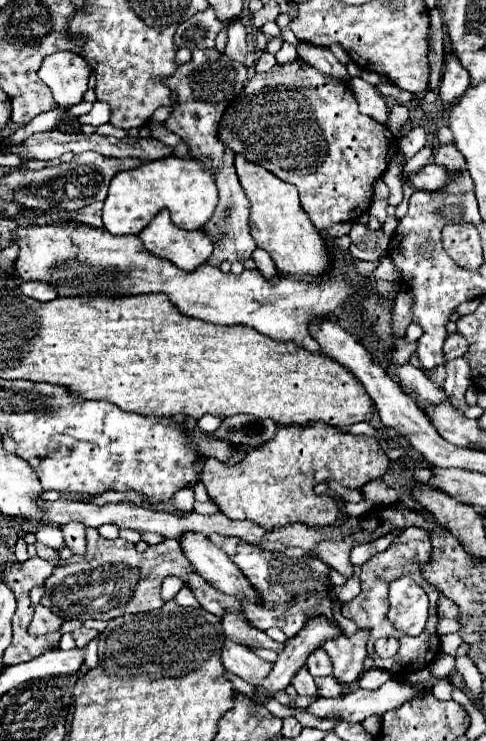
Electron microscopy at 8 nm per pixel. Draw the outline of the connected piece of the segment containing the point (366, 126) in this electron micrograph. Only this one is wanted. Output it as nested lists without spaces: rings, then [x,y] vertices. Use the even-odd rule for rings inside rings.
[[[300,61],[276,65],[268,73],[252,75],[242,93],[228,105],[228,111],[220,121],[218,135],[234,153],[260,163],[282,181],[296,185],[302,209],[310,215],[318,231],[326,231],[334,223],[356,221],[364,215],[372,205],[374,181],[382,177],[390,159],[398,151],[398,141],[390,129],[358,111],[354,93],[348,85],[328,79]]]

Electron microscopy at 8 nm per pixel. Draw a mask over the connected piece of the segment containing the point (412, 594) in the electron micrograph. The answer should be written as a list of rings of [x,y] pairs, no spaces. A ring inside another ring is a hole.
[[[402,577],[390,583],[392,609],[388,621],[402,633],[416,637],[424,631],[428,617],[428,597],[412,577]]]

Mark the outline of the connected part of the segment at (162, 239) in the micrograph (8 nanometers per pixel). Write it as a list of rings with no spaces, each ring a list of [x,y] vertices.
[[[160,211],[160,215],[140,233],[140,239],[150,253],[172,261],[184,271],[198,269],[214,251],[210,237],[202,229],[184,231],[176,227],[170,221],[168,211]]]

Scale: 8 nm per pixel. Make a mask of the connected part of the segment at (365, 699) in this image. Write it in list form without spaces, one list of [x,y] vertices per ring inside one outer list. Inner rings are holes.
[[[390,679],[376,691],[354,689],[336,699],[318,697],[310,707],[306,707],[306,711],[316,717],[328,717],[336,713],[344,721],[362,723],[370,715],[384,715],[386,711],[400,707],[402,703],[420,695],[422,691],[428,691],[428,689],[416,689],[412,685],[404,685]]]

